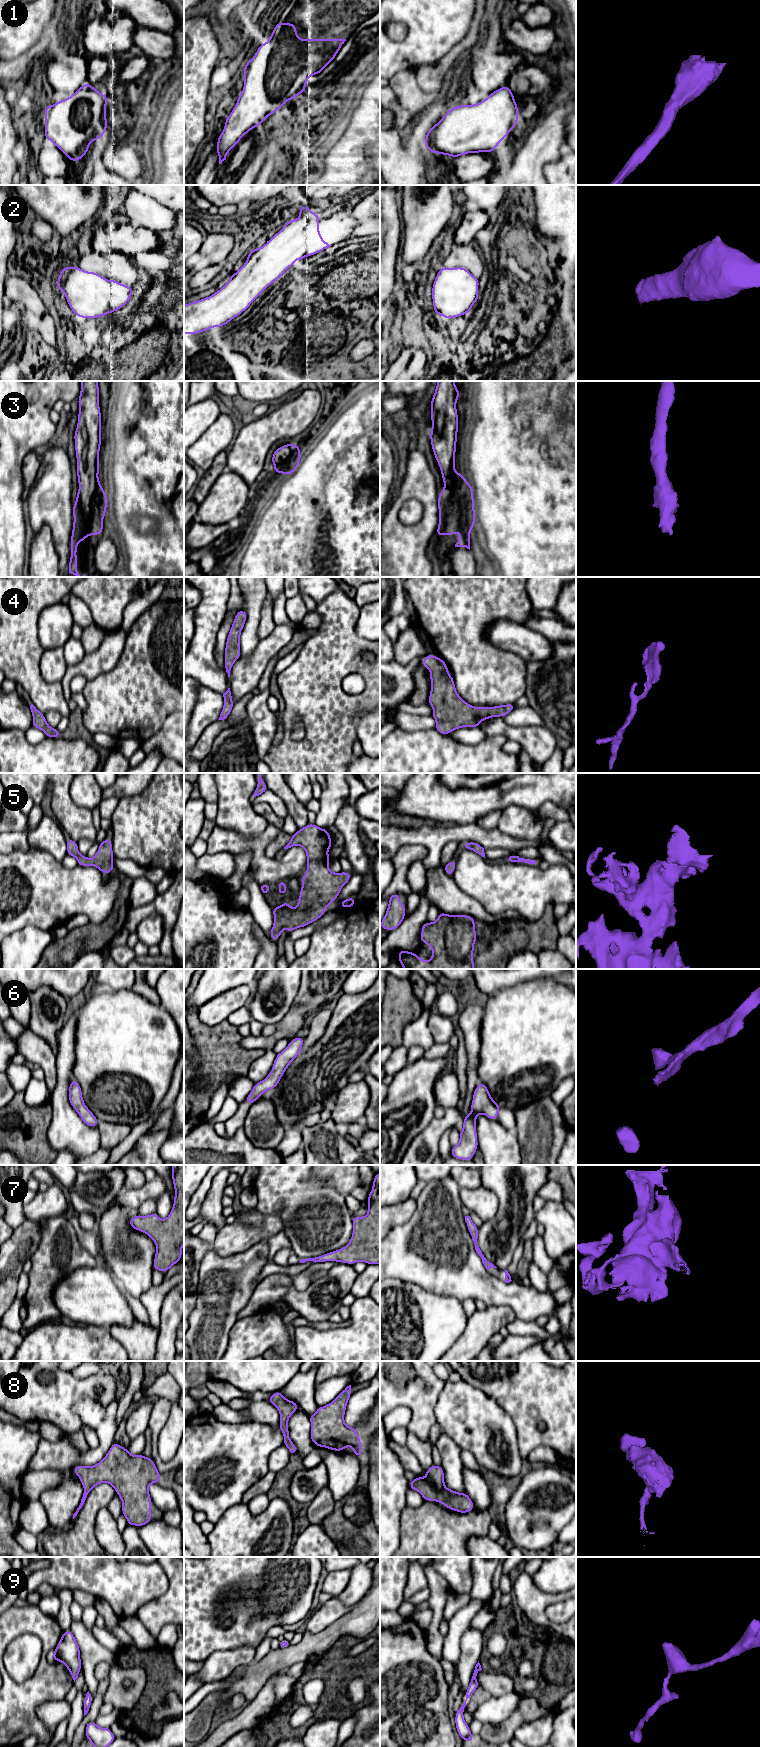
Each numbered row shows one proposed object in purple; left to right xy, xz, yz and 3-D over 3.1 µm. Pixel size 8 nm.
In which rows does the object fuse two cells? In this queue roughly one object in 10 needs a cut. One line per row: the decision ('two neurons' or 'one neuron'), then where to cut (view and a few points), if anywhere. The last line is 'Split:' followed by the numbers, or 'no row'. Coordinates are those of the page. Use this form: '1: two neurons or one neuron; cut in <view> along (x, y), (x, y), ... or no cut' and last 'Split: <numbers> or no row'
1: one neuron; no cut
2: one neuron; no cut
3: one neuron; no cut
4: one neuron; no cut
5: one neuron; no cut
6: one neuron; no cut
7: one neuron; no cut
8: one neuron; no cut
9: one neuron; no cut
Split: no row

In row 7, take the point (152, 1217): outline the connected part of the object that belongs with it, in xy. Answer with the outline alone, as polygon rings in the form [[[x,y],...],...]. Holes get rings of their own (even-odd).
[[[171,1165],[175,1189],[169,1216],[162,1220],[157,1213],[130,1218],[129,1225],[146,1233],[156,1243],[153,1270],[167,1272],[182,1258],[184,1245],[184,1165]]]

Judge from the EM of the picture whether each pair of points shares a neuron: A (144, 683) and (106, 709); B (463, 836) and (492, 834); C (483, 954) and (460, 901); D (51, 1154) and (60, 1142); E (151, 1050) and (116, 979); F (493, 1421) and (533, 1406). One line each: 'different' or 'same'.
A: same
B: same
C: different
D: different
E: different
F: different

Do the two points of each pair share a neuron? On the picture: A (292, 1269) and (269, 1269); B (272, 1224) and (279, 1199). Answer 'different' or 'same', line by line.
A: same
B: different

